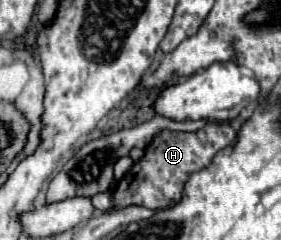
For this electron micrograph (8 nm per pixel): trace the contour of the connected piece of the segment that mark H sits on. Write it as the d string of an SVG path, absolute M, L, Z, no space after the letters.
M210 122L196 132L174 132L174 130L160 130L142 160L134 162L134 166L126 172L126 176L118 182L118 190L112 194L112 210L122 210L126 206L138 204L146 208L170 208L180 202L184 184L190 174L206 168L218 150L230 146L236 140L236 130L228 122Z

